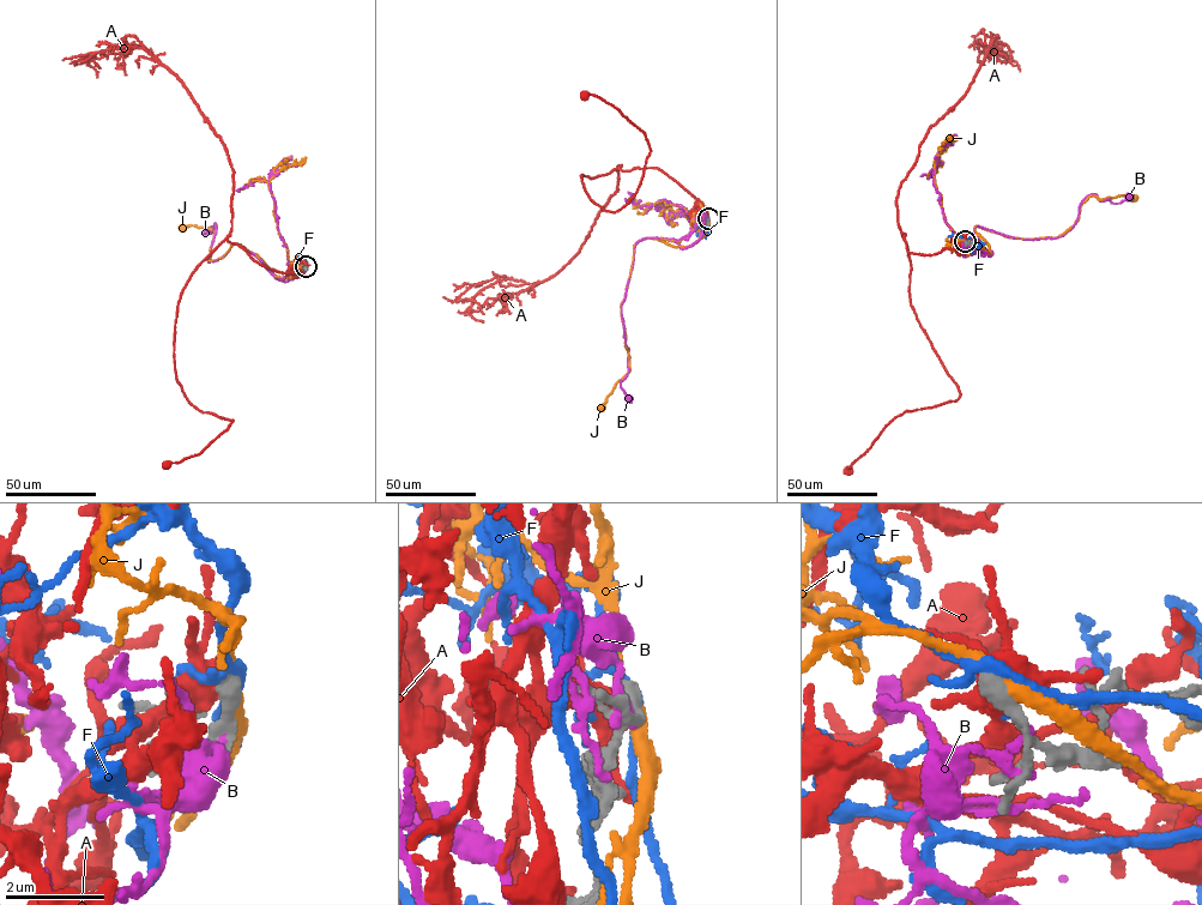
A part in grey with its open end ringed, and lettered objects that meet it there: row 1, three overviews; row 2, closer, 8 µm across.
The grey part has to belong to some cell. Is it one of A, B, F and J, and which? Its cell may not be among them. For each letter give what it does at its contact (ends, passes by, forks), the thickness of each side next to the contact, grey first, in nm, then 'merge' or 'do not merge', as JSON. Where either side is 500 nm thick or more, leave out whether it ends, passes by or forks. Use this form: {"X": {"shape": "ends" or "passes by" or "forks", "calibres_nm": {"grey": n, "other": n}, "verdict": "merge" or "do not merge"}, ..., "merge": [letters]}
{"A": {"shape": "forks", "calibres_nm": {"grey": 400, "other": 460}, "verdict": "do not merge"}, "B": {"shape": "ends", "calibres_nm": {"grey": 160, "other": 240}, "verdict": "do not merge"}, "F": {"shape": "forks", "calibres_nm": {"grey": 400, "other": 170}, "verdict": "do not merge"}, "J": {"shape": "passes by", "calibres_nm": {"grey": 400, "other": 280}, "verdict": "do not merge"}, "merge": []}

